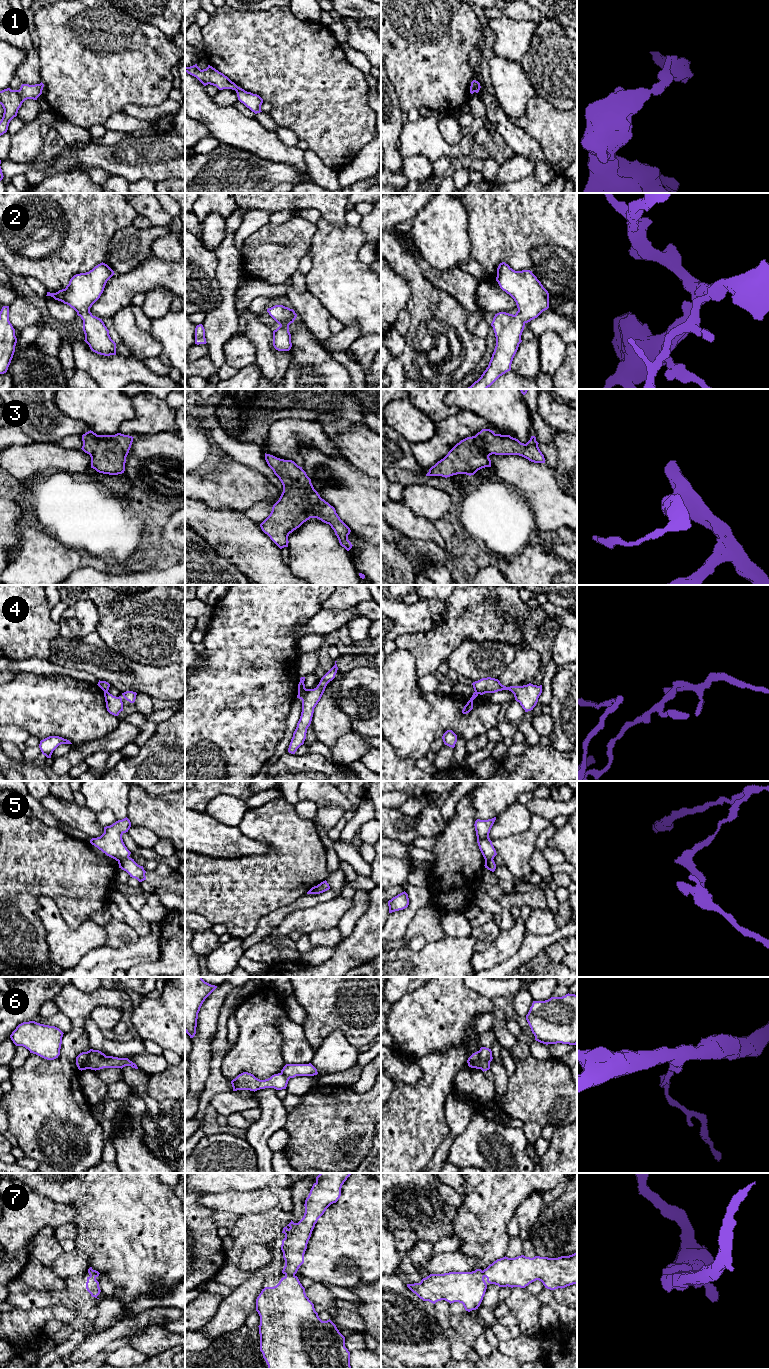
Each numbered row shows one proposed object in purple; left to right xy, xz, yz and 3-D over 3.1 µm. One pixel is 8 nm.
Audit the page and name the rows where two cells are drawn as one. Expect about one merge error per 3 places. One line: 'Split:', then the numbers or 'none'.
Split: 1, 4, 5, 6

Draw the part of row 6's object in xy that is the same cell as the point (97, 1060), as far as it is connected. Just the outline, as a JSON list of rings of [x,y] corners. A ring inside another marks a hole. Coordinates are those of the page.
[[[91,1049],[88,1059],[88,1066],[91,1070],[100,1070],[103,1068],[123,1068],[125,1066],[131,1066],[138,1069],[137,1065],[130,1061],[128,1058],[118,1058],[113,1056],[106,1056],[99,1050]]]

